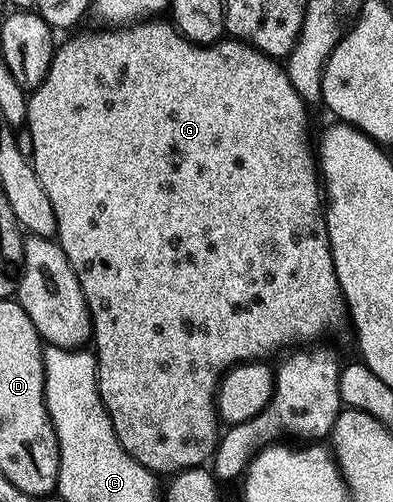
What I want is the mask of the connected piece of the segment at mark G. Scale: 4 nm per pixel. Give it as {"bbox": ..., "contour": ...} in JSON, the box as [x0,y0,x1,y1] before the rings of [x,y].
{"bbox":[25,19,347,475],"contour":[[[150,19],[138,21],[124,27],[97,27],[94,33],[81,33],[70,41],[65,41],[56,46],[53,62],[47,71],[47,79],[38,89],[28,94],[29,110],[25,116],[27,128],[31,131],[34,153],[31,162],[43,190],[51,199],[54,207],[55,223],[57,224],[56,240],[61,249],[67,255],[75,275],[79,279],[79,287],[85,296],[85,302],[89,308],[89,316],[93,318],[92,348],[97,358],[97,386],[103,407],[113,424],[115,435],[119,443],[143,467],[158,475],[172,475],[183,469],[195,469],[204,466],[212,458],[219,440],[219,418],[217,416],[217,386],[221,384],[222,377],[235,365],[244,365],[246,361],[259,361],[269,359],[272,353],[280,354],[290,347],[300,346],[302,343],[313,343],[324,333],[337,329],[347,321],[347,306],[345,296],[341,294],[341,288],[335,275],[333,266],[333,252],[329,246],[329,232],[325,229],[325,212],[323,208],[323,185],[319,180],[319,161],[315,156],[315,149],[309,146],[309,117],[305,114],[307,102],[295,91],[291,83],[286,66],[280,60],[268,57],[257,49],[236,39],[222,39],[214,45],[196,45],[191,43],[177,32],[177,26],[165,19]]]}

